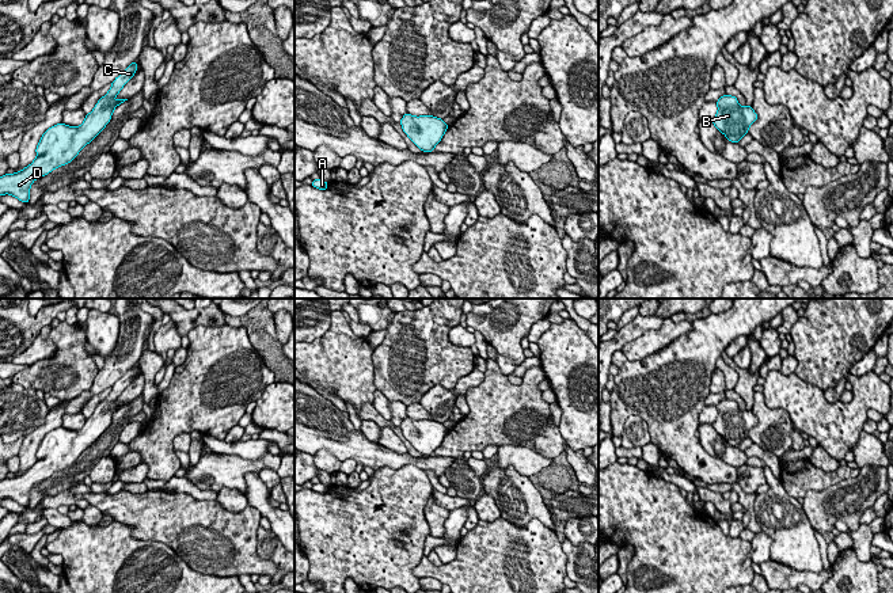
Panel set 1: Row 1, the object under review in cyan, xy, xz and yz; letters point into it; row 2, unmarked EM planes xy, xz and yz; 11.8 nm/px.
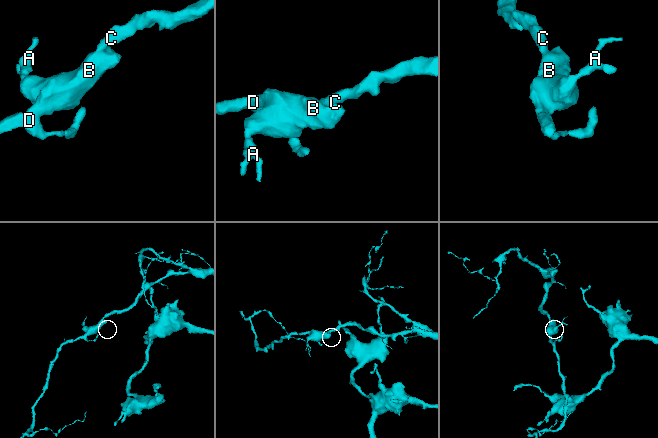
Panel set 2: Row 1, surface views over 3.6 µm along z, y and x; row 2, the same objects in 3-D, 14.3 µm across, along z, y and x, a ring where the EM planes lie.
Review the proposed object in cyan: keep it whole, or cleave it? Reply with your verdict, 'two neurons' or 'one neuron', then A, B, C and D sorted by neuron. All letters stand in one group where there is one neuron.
one neuron; A B C D

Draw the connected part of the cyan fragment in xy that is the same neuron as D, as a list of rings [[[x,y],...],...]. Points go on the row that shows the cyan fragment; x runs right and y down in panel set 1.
[[[132,62],[111,83],[109,92],[99,99],[94,110],[86,115],[80,126],[57,123],[49,128],[37,145],[34,161],[15,174],[0,178],[0,195],[10,194],[28,204],[33,182],[48,175],[57,167],[71,163],[77,153],[91,142],[110,122],[114,109],[128,99],[114,99],[122,87],[134,76],[138,65]]]

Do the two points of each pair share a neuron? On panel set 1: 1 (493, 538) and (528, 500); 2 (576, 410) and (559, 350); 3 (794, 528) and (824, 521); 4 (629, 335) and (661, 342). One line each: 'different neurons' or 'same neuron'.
1: different neurons
2: same neuron
3: different neurons
4: different neurons

